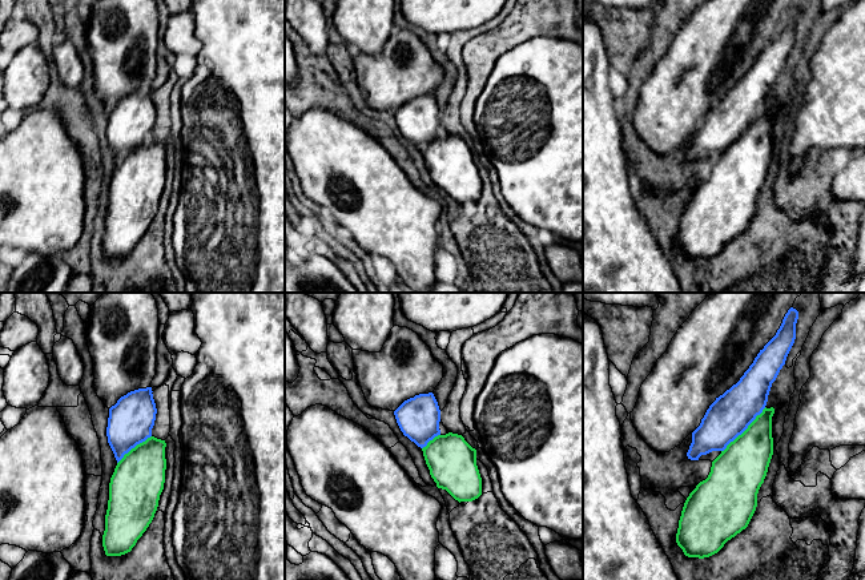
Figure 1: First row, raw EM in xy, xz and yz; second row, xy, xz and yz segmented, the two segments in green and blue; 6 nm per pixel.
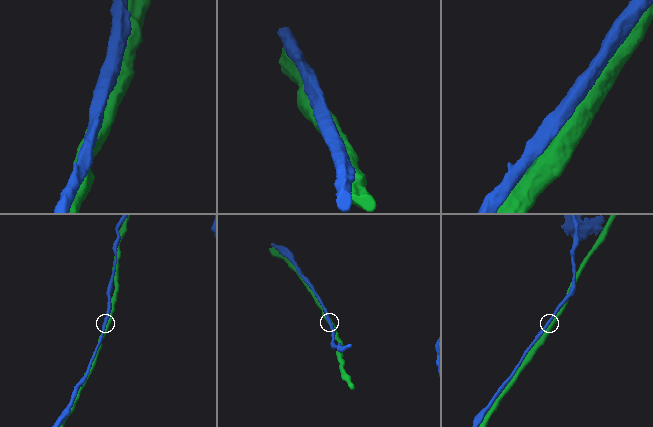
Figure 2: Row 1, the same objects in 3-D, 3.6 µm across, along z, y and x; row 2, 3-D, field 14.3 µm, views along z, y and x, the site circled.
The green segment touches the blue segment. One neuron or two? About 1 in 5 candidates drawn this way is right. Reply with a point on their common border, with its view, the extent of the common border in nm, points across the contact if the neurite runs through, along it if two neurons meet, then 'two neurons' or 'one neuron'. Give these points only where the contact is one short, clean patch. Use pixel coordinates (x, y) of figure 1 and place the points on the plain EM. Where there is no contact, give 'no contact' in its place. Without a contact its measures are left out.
contact yz (745, 132); length 380 nm; two neurons

